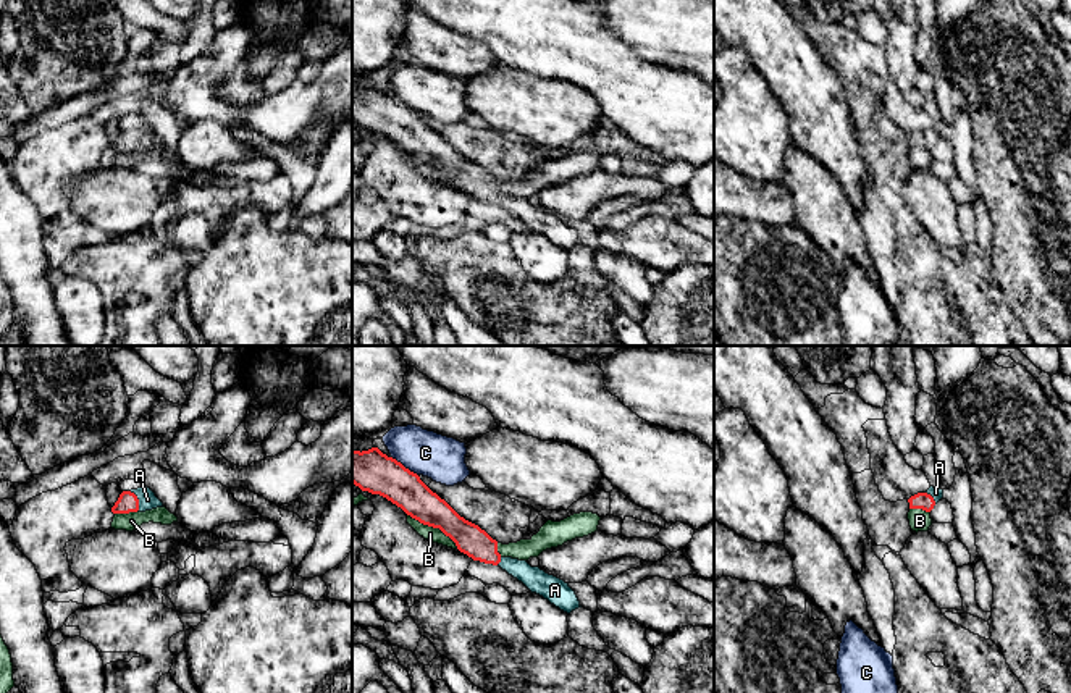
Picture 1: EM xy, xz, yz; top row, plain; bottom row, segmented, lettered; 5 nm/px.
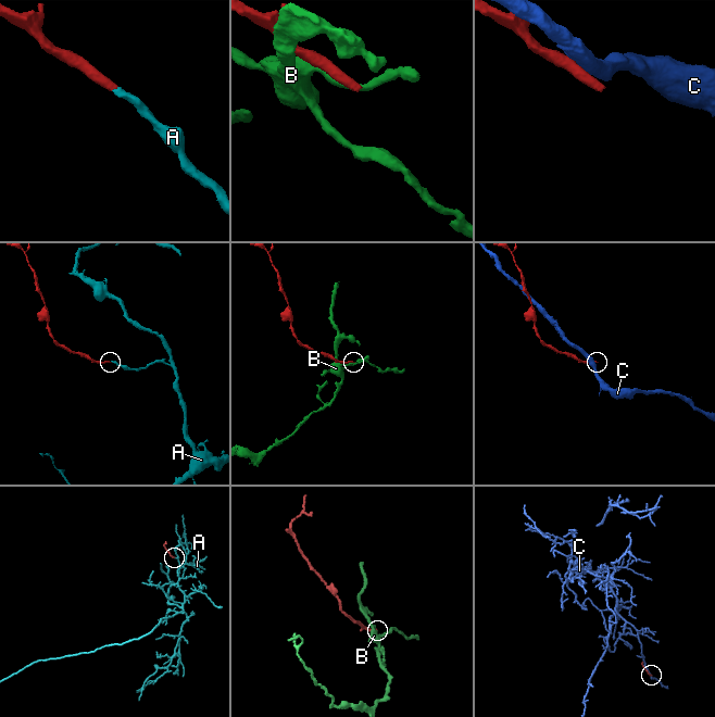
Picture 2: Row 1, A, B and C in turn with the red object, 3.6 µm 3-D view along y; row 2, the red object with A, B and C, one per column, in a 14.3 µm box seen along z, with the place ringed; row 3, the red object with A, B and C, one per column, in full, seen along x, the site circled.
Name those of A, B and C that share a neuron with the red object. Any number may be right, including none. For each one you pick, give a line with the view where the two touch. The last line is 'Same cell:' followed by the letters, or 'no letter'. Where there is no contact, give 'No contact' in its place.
A: Touches red in xy
Same cell: A

